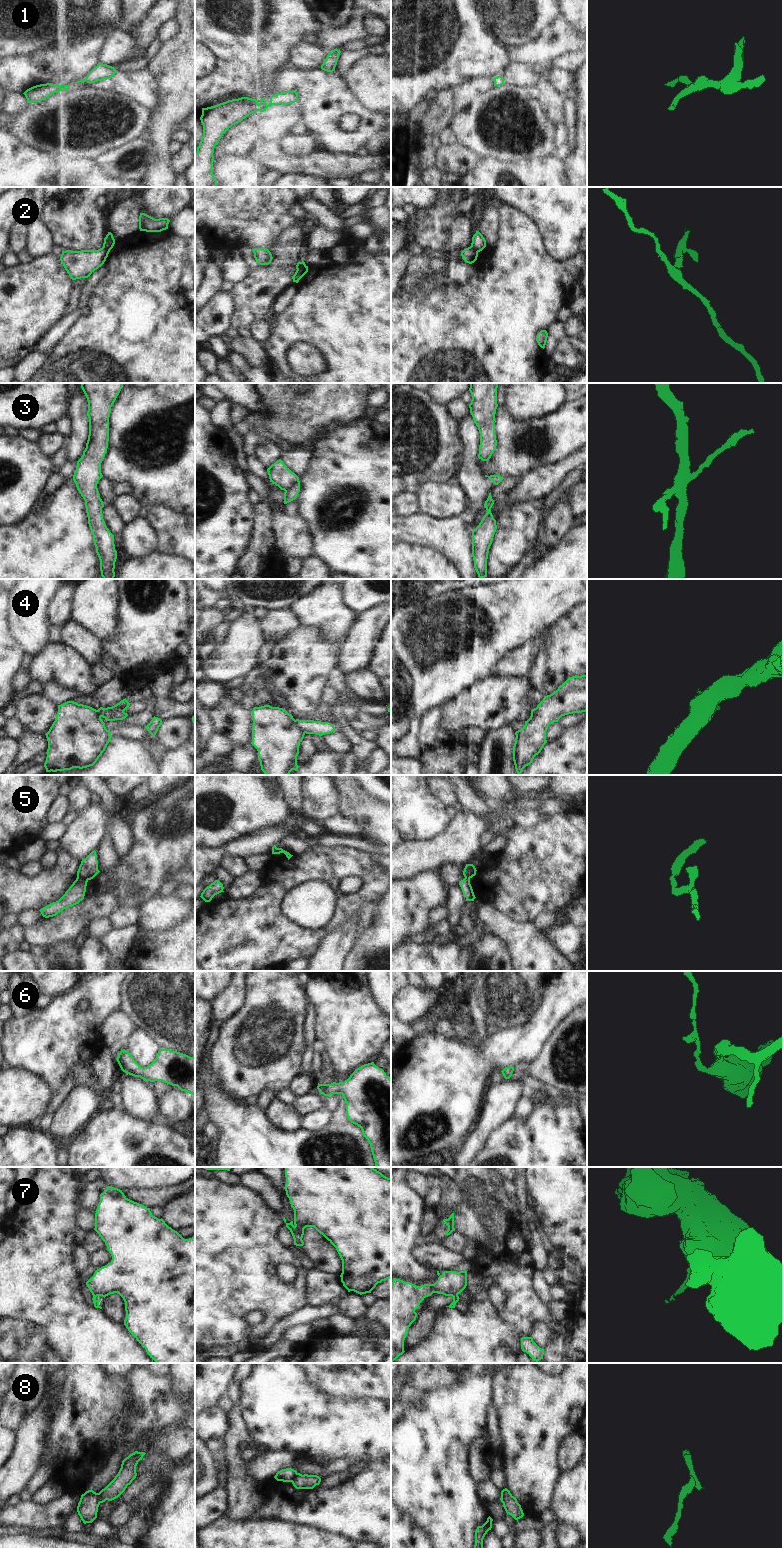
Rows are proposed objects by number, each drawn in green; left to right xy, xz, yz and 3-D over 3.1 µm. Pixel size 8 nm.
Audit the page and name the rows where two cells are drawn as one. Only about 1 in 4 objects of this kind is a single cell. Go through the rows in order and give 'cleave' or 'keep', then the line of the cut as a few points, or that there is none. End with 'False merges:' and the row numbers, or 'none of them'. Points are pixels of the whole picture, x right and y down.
1: keep; cut none
2: cleave; cut yz (470, 246), (477, 252)
3: cleave; cut xz (298, 479), (285, 491)
4: cleave; cut xz (294, 720), (294, 724), (305, 732)
5: cleave; cut xy (77, 876), (87, 880)
6: keep; cut none
7: cleave; cut yz (444, 1294), (457, 1295)
8: cleave; cut xy (97, 1493), (100, 1502)
False merges: 2, 3, 4, 5, 7, 8

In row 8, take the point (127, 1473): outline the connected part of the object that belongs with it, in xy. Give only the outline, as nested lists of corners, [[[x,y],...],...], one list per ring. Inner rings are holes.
[[[135,1451],[122,1461],[118,1474],[98,1493],[100,1503],[105,1502],[106,1500],[112,1501],[125,1491],[127,1486],[136,1478],[136,1466],[145,1454],[145,1452]]]

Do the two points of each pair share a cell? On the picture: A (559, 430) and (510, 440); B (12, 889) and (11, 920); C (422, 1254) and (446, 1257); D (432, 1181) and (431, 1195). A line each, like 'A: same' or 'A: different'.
A: same
B: different
C: same
D: same

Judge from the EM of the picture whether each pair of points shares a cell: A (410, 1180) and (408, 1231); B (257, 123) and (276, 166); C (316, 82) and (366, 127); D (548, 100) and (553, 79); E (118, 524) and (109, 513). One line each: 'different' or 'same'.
A: different
B: different
C: same
D: different
E: same

